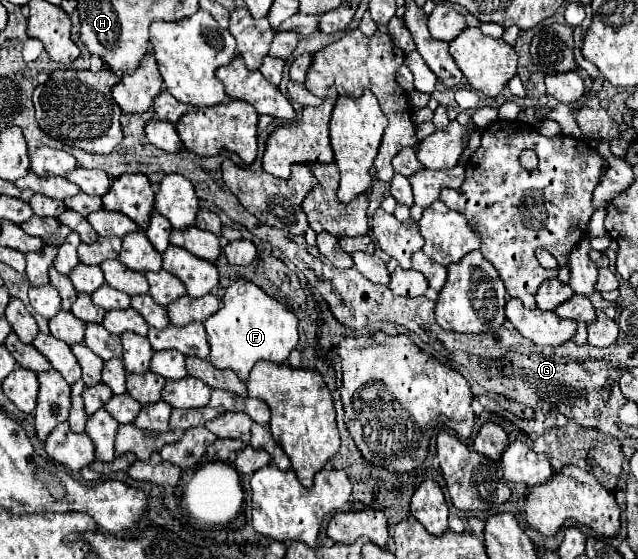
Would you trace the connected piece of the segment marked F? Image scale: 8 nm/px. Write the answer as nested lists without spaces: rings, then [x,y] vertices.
[[[238,279],[226,289],[222,307],[204,321],[204,327],[210,343],[210,363],[218,369],[232,369],[244,383],[258,361],[268,359],[284,363],[290,351],[298,345],[296,315],[274,297],[268,297],[260,287],[244,279]]]

